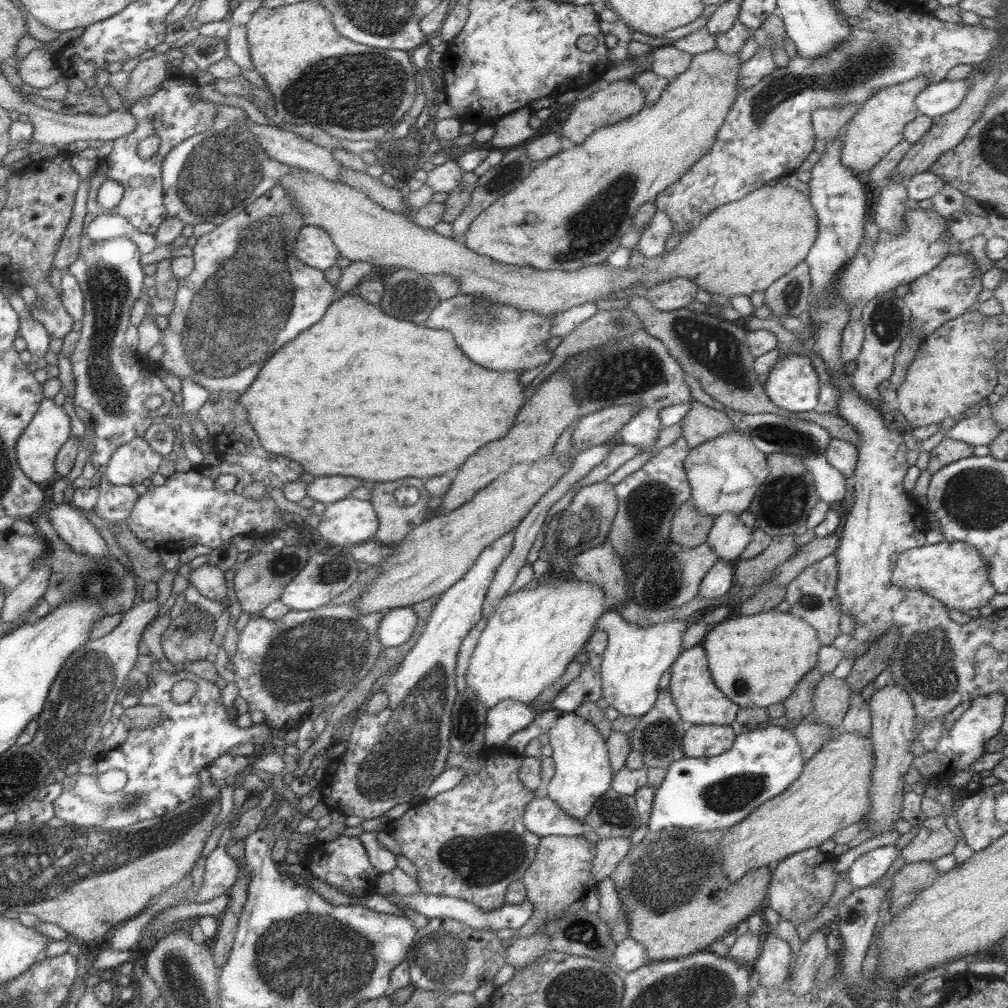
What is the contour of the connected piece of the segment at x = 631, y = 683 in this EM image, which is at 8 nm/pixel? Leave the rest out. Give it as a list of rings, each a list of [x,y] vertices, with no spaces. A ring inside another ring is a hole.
[[[607,609],[597,619],[595,629],[602,630],[606,634],[606,647],[600,662],[601,697],[607,702],[607,706],[614,708],[621,716],[633,716],[641,718],[653,708],[657,699],[658,682],[661,675],[675,662],[677,655],[682,651],[683,632],[687,628],[685,619],[665,619],[649,626],[640,627],[628,623],[617,611]]]

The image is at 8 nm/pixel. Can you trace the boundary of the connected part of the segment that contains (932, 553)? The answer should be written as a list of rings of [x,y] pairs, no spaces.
[[[945,539],[919,548],[908,548],[899,553],[890,579],[901,588],[919,589],[943,603],[947,609],[960,611],[985,606],[996,593],[989,582],[986,562],[970,544],[948,543]]]

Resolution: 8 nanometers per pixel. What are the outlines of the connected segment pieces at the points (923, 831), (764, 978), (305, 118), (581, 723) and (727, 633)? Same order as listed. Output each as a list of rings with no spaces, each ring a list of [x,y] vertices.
[[[941,816],[927,818],[918,831],[910,843],[900,850],[900,857],[905,863],[933,862],[940,856],[951,853],[956,845],[957,838],[949,832],[945,818]]]
[[[764,906],[759,913],[767,934],[760,942],[760,954],[752,970],[758,972],[759,985],[772,987],[788,978],[787,963],[791,960],[791,950],[787,942],[777,937],[775,933],[779,915],[767,906]]]
[[[316,1],[256,8],[245,26],[252,67],[273,95],[277,121],[285,124],[314,124],[338,139],[380,142],[412,105],[416,95],[413,77],[418,69],[410,53],[351,42],[337,34],[331,22],[329,11]]]
[[[547,710],[534,714],[533,720],[522,730],[517,730],[509,736],[504,746],[512,750],[515,755],[524,756],[524,749],[532,739],[547,736],[549,746],[553,750],[554,762],[553,778],[544,785],[547,796],[557,807],[565,812],[569,818],[585,822],[587,812],[593,808],[593,802],[605,790],[610,788],[613,771],[607,758],[606,740],[597,732],[595,725],[589,724],[585,718],[574,712]]]
[[[775,608],[753,616],[731,618],[729,615],[720,623],[708,627],[701,642],[706,654],[708,672],[715,687],[741,708],[767,708],[771,704],[782,703],[805,673],[816,667],[821,646],[816,632],[809,624],[789,612],[780,612]]]

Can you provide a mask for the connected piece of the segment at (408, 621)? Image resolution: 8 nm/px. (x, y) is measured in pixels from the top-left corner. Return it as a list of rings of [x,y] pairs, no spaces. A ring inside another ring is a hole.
[[[411,607],[387,610],[379,621],[377,629],[380,646],[397,647],[399,644],[407,642],[415,624],[417,624],[417,616]]]

